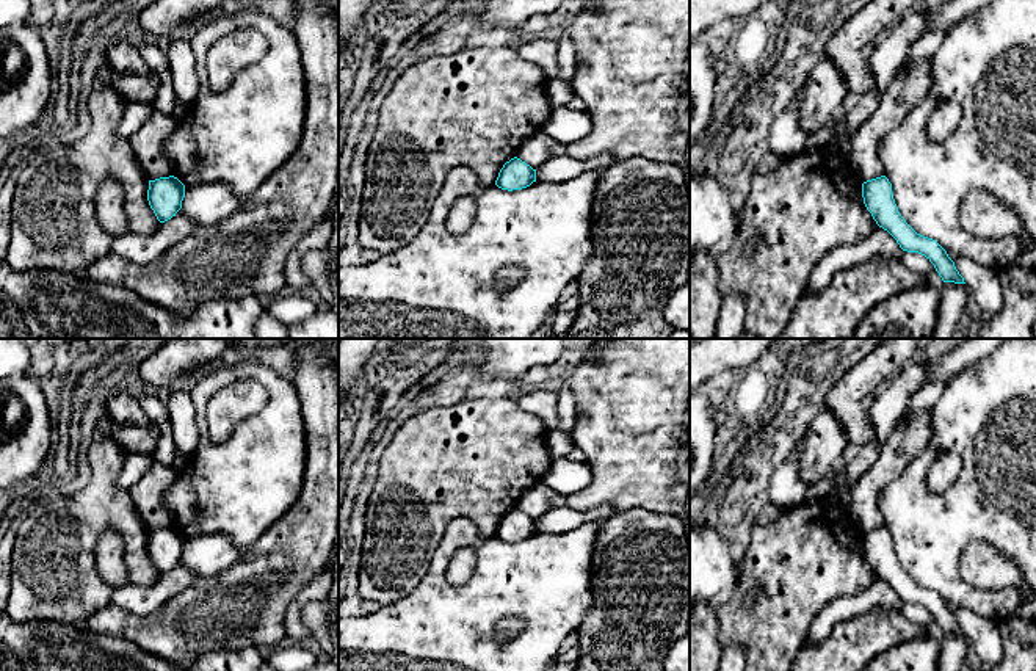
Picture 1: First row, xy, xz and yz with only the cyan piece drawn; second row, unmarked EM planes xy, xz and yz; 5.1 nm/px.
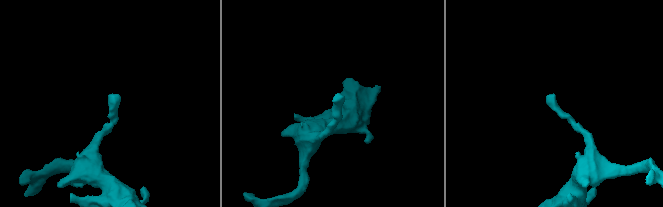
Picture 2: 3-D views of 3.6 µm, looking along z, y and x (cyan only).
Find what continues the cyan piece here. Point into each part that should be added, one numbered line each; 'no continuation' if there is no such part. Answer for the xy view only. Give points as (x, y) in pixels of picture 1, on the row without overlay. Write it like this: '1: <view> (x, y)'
no continuation

